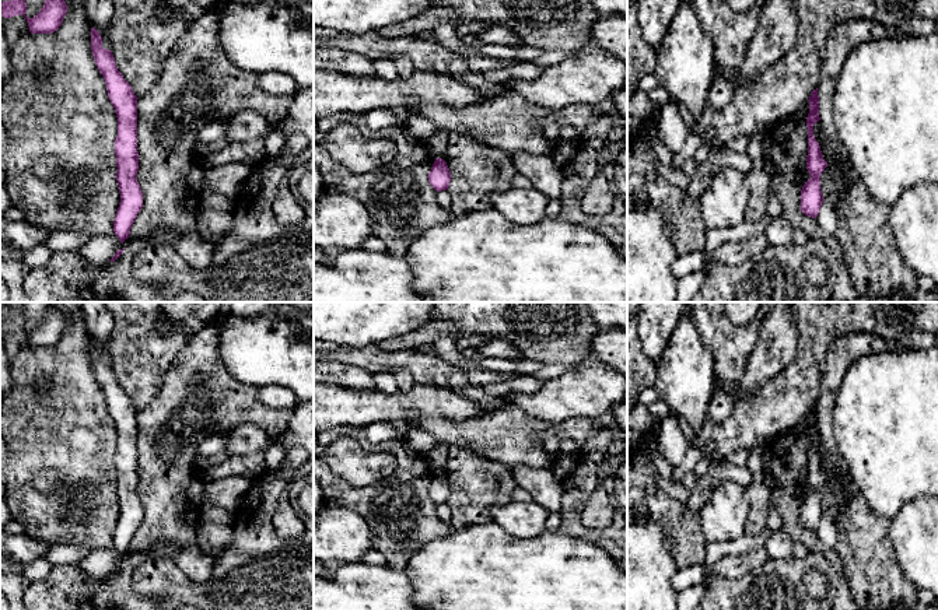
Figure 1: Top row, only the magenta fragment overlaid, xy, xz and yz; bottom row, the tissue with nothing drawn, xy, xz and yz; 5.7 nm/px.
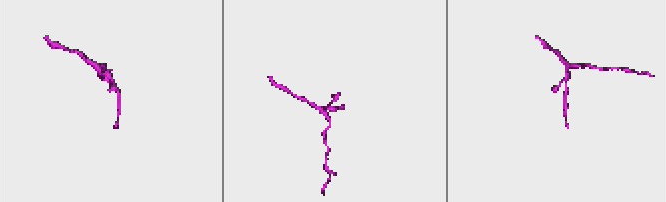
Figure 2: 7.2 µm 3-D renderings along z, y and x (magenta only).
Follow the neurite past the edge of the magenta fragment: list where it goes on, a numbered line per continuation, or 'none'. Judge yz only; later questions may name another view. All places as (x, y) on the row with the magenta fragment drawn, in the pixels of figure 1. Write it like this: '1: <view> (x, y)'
none

